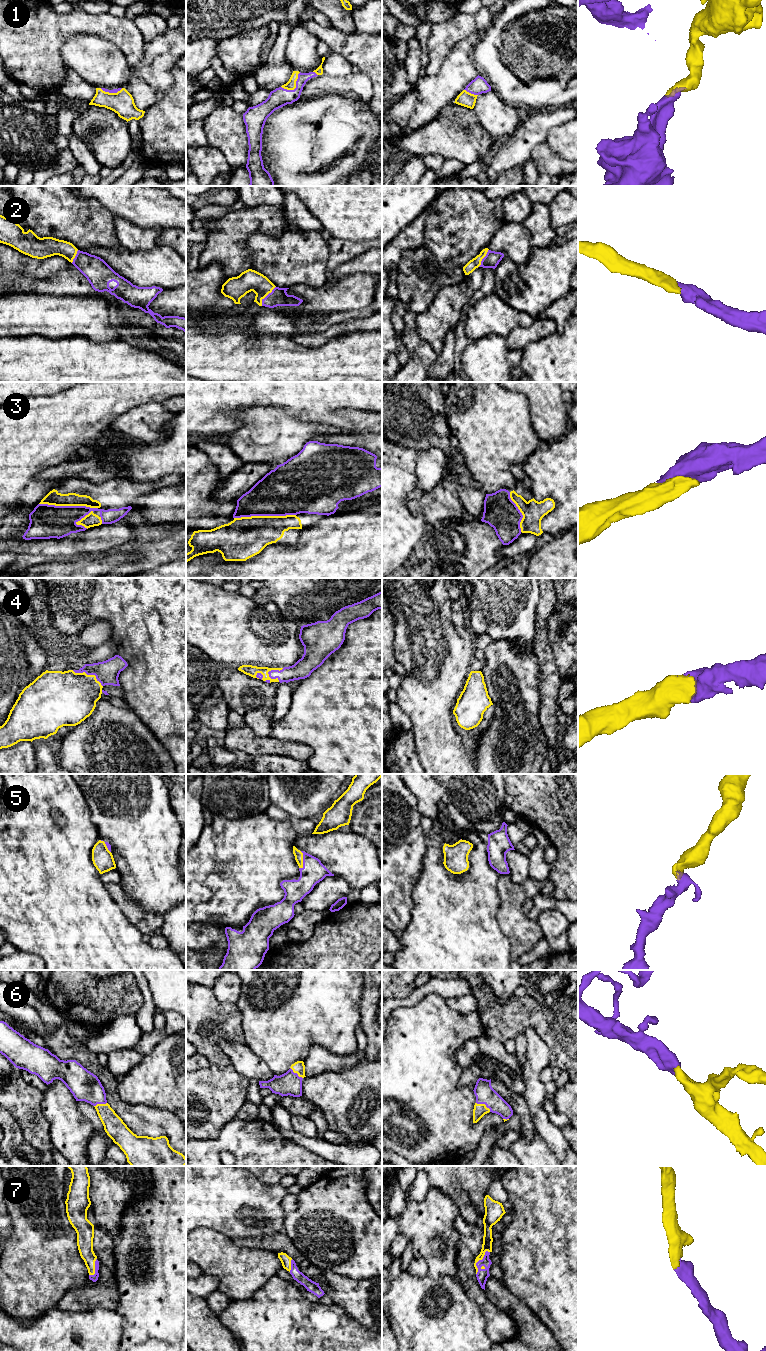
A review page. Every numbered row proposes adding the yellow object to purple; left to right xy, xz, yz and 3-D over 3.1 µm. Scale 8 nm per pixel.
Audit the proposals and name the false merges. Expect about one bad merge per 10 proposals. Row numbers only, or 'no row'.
no row

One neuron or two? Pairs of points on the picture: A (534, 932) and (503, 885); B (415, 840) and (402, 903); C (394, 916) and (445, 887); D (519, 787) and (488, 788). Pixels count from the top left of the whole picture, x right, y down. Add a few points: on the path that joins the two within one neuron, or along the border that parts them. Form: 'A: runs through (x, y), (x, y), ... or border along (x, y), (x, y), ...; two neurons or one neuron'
A: runs through (522, 920), (512, 910), (512, 897); one neuron
B: runs through (402, 856), (402, 887); one neuron
C: border along (416, 883), (413, 889), (411, 918), (405, 929); two neurons
D: border along (503, 784), (505, 806), (507, 808); two neurons

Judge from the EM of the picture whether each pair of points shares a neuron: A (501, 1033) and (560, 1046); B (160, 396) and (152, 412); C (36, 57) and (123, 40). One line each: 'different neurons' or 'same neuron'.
A: same neuron
B: different neurons
C: same neuron

